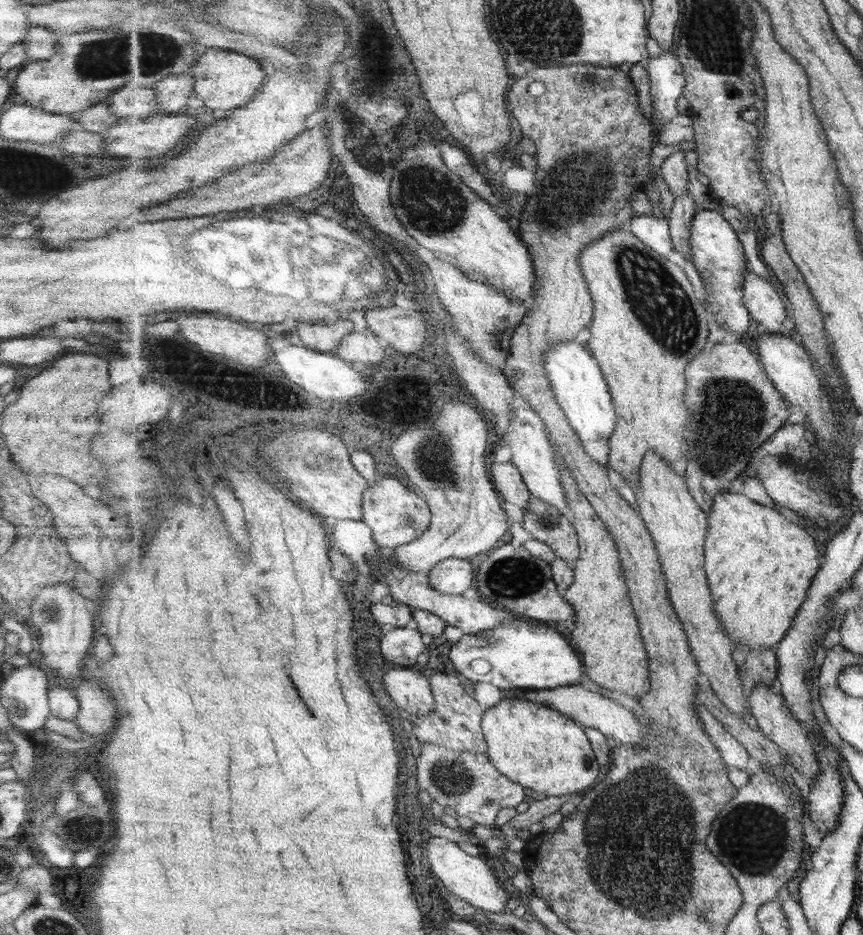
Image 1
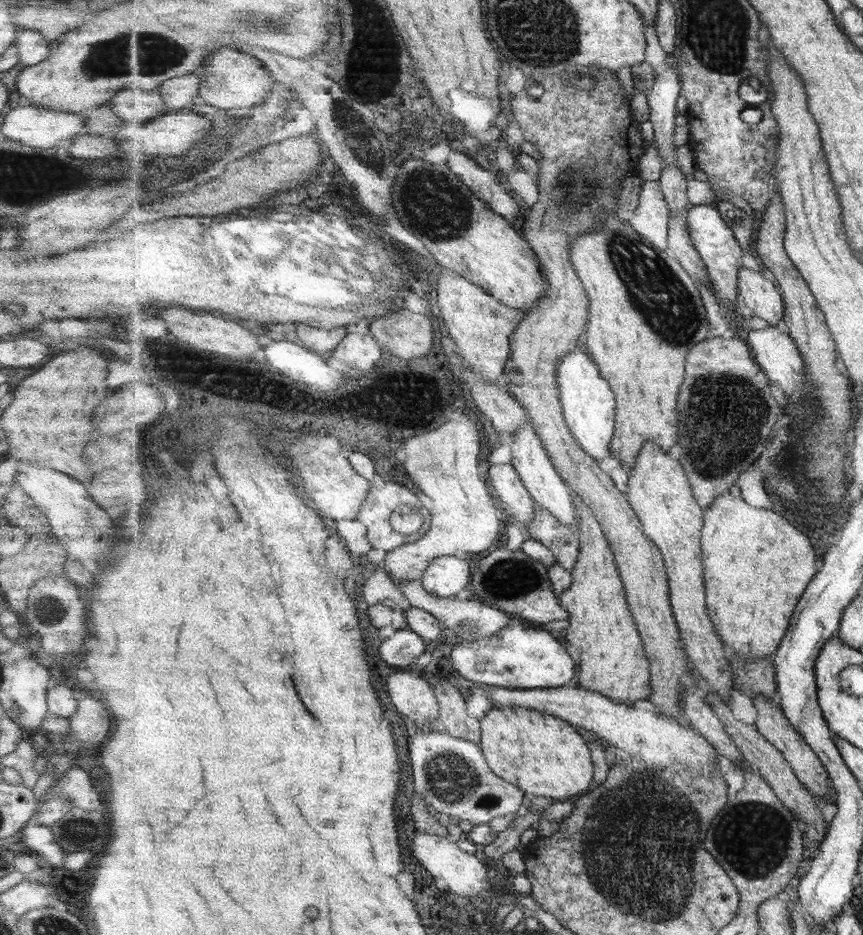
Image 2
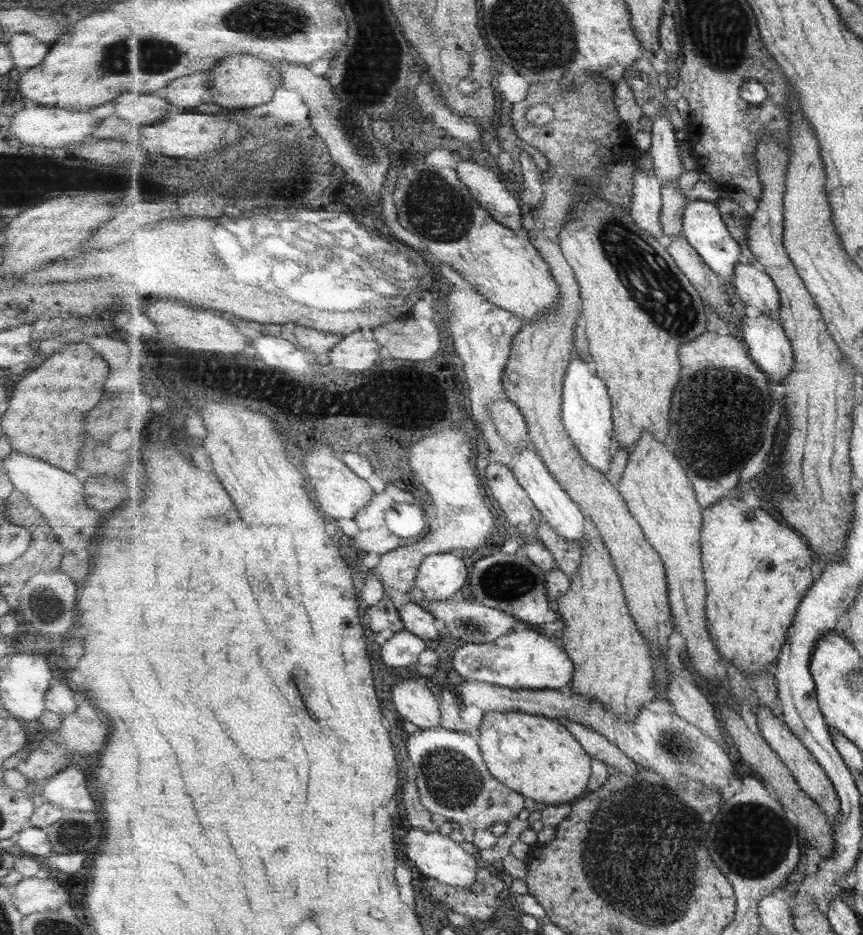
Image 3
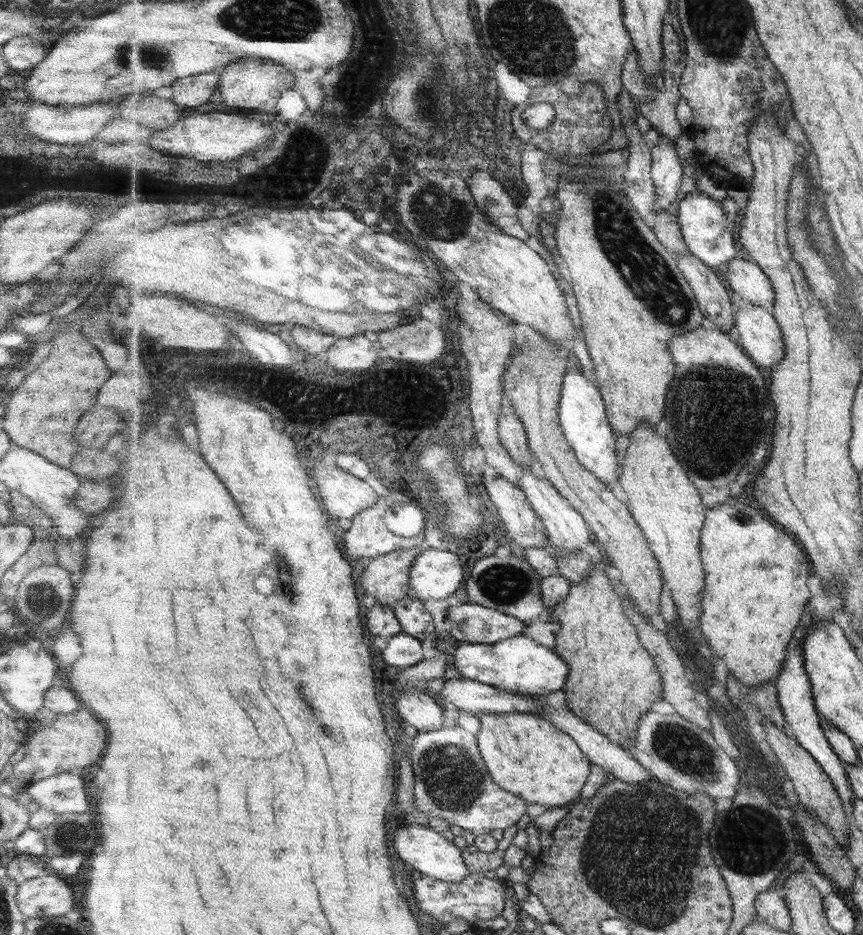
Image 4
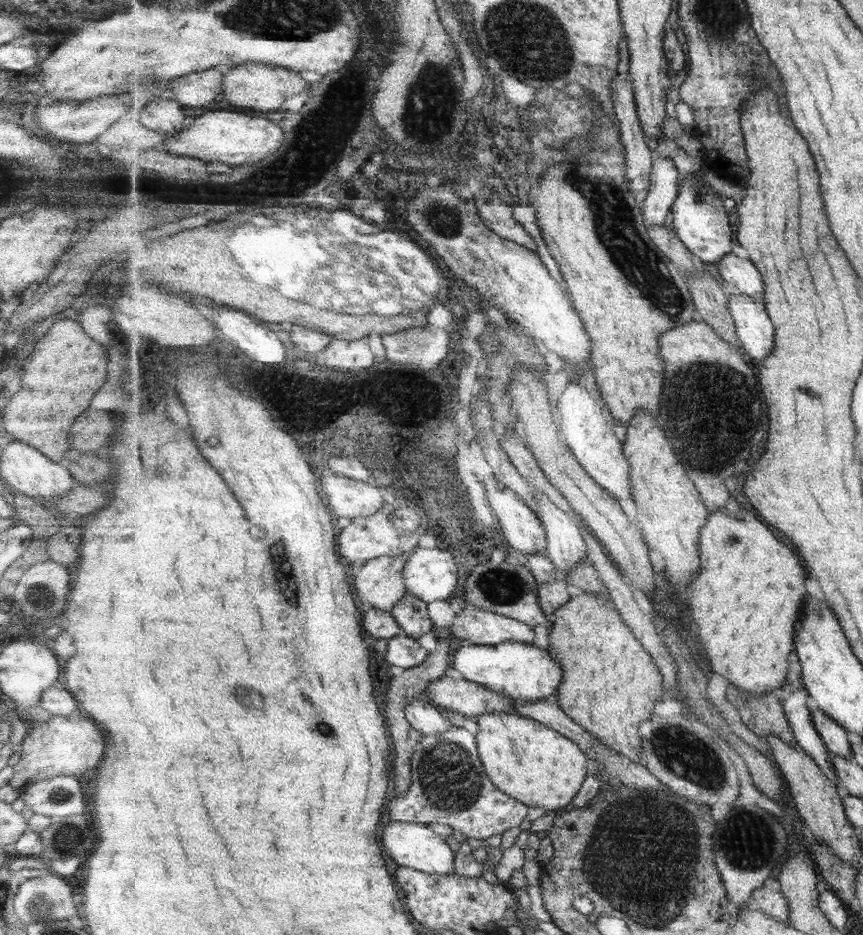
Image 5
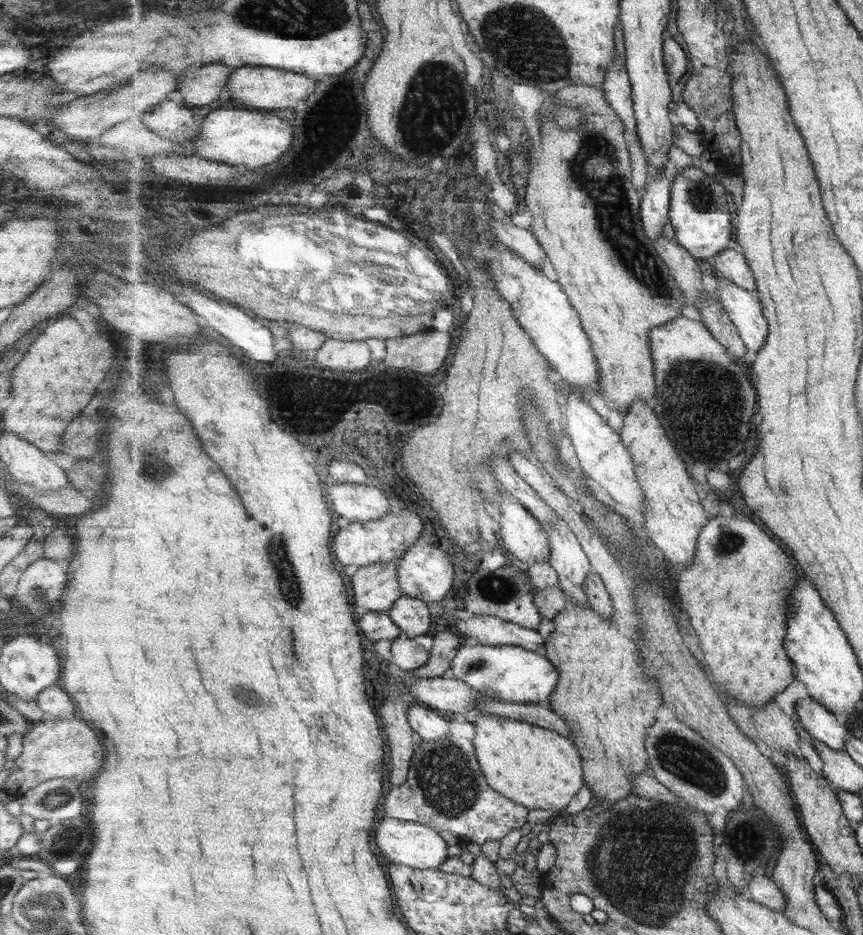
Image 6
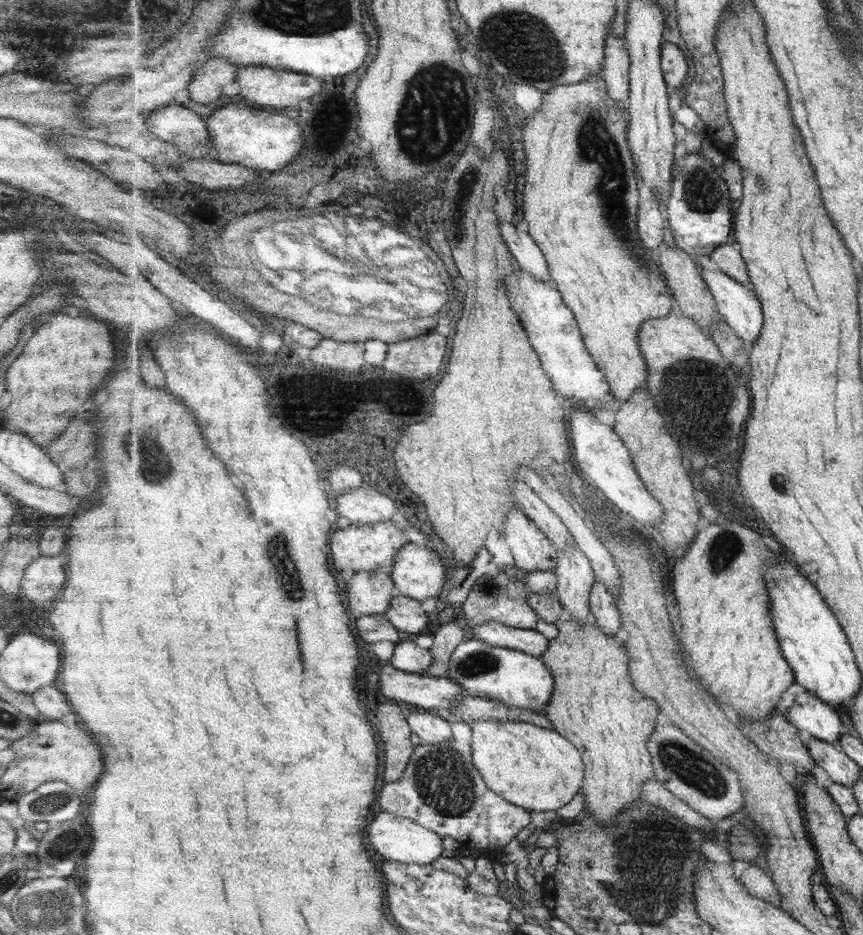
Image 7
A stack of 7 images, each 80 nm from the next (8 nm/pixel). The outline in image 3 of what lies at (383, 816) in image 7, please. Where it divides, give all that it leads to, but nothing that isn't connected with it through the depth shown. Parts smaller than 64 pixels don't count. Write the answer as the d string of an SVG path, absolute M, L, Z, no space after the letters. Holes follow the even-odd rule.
M413 828L404 836L404 854L422 875L433 878L445 885L453 885L457 890L473 888L479 882L479 869L475 856L463 850L461 846L439 831L431 832L420 828Z

